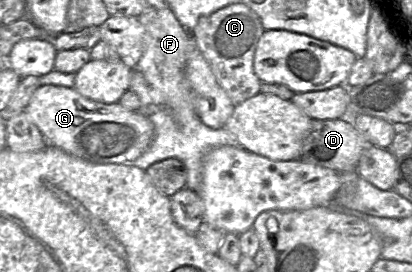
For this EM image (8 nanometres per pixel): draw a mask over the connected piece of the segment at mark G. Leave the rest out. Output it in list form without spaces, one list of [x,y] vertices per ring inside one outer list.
[[[41,85],[35,90],[24,112],[33,122],[47,145],[55,146],[75,157],[94,163],[125,163],[139,158],[151,145],[154,138],[154,125],[138,111],[128,110],[119,102],[102,103],[84,97],[74,87],[67,88],[56,85]]]

